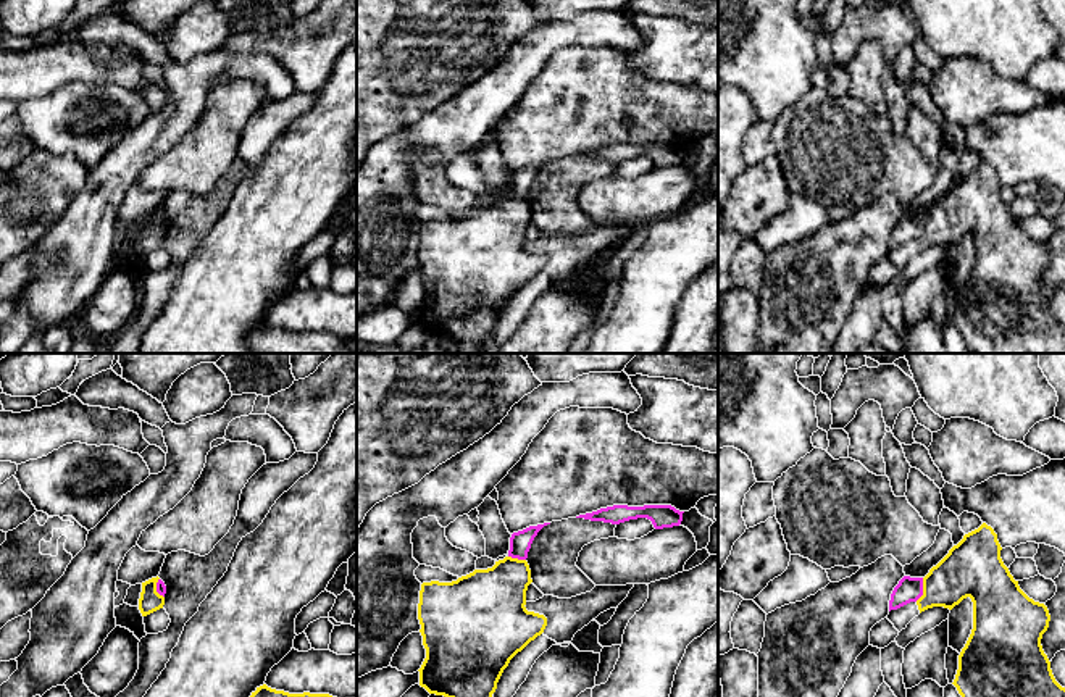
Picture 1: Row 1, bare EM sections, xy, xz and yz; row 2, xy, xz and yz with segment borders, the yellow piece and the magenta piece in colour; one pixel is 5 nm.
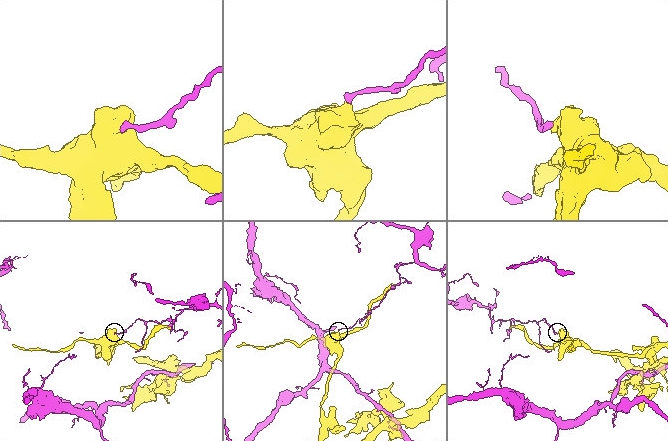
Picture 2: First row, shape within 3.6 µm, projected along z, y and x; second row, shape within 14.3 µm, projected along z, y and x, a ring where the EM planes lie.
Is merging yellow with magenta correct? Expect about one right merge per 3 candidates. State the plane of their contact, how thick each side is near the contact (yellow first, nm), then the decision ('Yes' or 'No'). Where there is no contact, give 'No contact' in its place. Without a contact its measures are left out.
Touches yellow in yz. Thickness 280 nm (yellow) against 130 nm. No

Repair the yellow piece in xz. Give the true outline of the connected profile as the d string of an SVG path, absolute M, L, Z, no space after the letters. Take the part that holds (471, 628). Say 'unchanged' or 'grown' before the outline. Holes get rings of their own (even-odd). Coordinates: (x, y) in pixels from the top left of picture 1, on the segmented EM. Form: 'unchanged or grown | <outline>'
unchanged | M512 557L452 582L423 582L418 620L426 658L418 670L420 686L444 697L492 697L510 660L547 626L544 615L524 607L531 582L528 561Z

